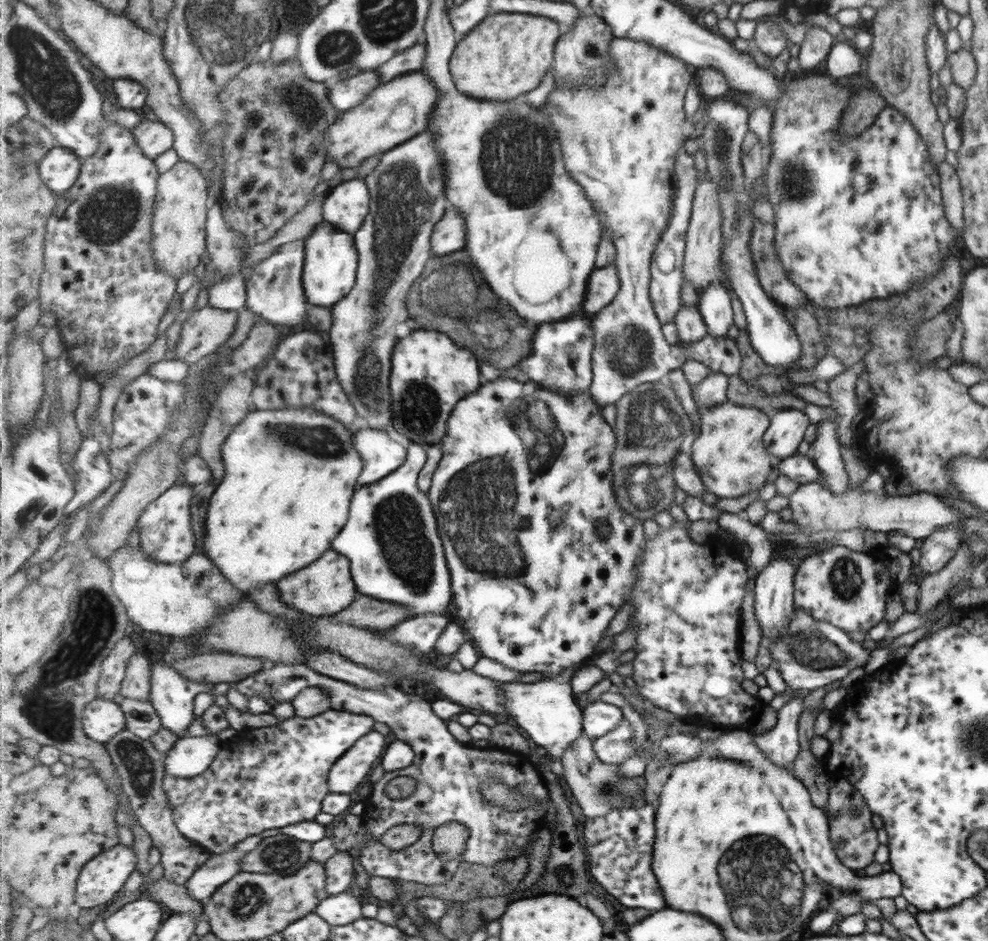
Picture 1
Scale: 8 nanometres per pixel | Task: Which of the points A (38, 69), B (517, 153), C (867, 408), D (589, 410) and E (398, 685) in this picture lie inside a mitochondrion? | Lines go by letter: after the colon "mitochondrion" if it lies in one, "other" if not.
A: mitochondrion
B: mitochondrion
C: other
D: other
E: other

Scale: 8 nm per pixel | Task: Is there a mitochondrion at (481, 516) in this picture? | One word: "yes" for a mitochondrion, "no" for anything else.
yes

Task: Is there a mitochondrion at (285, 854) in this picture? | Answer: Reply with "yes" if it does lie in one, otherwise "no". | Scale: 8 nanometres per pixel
yes

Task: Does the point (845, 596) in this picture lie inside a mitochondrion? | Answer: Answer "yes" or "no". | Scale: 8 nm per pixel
yes

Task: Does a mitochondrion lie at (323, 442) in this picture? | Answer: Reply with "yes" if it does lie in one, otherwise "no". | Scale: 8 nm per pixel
yes

